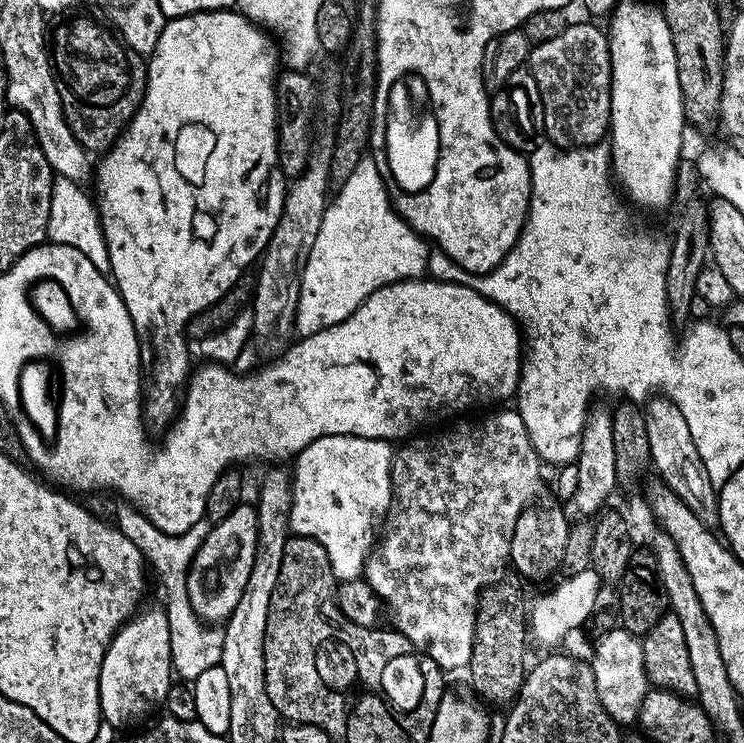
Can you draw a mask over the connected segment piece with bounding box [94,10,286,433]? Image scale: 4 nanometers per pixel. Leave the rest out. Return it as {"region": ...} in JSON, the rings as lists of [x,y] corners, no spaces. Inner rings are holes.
{"region":[[[221,10],[219,12],[191,12],[189,16],[177,16],[169,19],[158,38],[158,46],[154,46],[152,55],[146,60],[146,83],[144,97],[140,108],[132,116],[127,128],[120,133],[120,139],[99,157],[94,168],[96,180],[95,199],[98,201],[100,225],[106,238],[106,246],[110,254],[111,279],[120,293],[122,302],[134,322],[136,337],[142,345],[142,368],[152,379],[152,385],[147,385],[146,395],[142,400],[144,423],[153,433],[163,433],[177,419],[182,408],[182,389],[190,379],[188,368],[189,341],[185,332],[188,323],[206,306],[218,302],[222,294],[240,281],[240,277],[249,271],[248,268],[261,259],[262,253],[268,247],[268,240],[274,234],[274,226],[282,214],[284,205],[285,185],[264,184],[276,163],[276,77],[278,67],[278,48],[270,39],[269,33],[263,27],[241,16],[236,10]]]}

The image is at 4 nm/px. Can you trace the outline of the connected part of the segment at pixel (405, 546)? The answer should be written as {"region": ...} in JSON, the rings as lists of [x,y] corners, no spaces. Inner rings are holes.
{"region":[[[504,406],[499,410],[489,411],[487,414],[477,415],[480,416],[477,420],[468,420],[472,418],[461,419],[456,422],[461,422],[461,424],[453,423],[448,426],[453,426],[453,428],[448,428],[445,432],[438,433],[437,436],[428,436],[425,440],[413,439],[411,442],[397,447],[392,457],[392,495],[394,503],[386,517],[382,535],[379,537],[378,543],[373,547],[371,556],[366,561],[366,581],[383,603],[389,609],[392,607],[392,620],[396,623],[393,624],[395,631],[400,632],[415,651],[417,648],[418,651],[424,652],[420,654],[434,661],[441,670],[449,670],[448,668],[467,669],[471,665],[474,638],[476,637],[476,607],[480,605],[480,593],[489,584],[495,584],[497,580],[501,579],[503,572],[500,571],[503,570],[504,566],[506,568],[509,563],[508,543],[514,538],[515,523],[518,522],[518,518],[523,514],[525,508],[535,501],[532,499],[540,492],[542,461],[530,442],[528,431],[522,422],[519,411],[515,407],[508,407],[512,406]]]}

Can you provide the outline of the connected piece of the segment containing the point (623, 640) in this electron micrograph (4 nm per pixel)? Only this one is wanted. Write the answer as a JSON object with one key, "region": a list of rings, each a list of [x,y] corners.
{"region":[[[613,626],[596,644],[596,653],[590,656],[594,686],[606,714],[615,724],[635,725],[640,718],[640,707],[650,690],[646,666],[642,658],[641,637],[624,628]]]}

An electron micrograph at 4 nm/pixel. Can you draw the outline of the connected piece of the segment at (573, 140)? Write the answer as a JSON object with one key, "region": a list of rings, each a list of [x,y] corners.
{"region":[[[588,22],[592,24],[576,24],[569,23],[566,30],[562,30],[562,34],[558,34],[558,38],[550,38],[550,42],[542,42],[541,44],[532,44],[528,54],[528,69],[534,74],[534,78],[538,82],[538,90],[542,98],[542,106],[544,114],[542,123],[544,123],[544,132],[549,141],[555,144],[557,148],[589,148],[592,144],[601,143],[609,135],[610,125],[612,122],[612,67],[610,66],[610,46],[608,45],[608,33],[603,27],[599,28],[599,23]]]}

